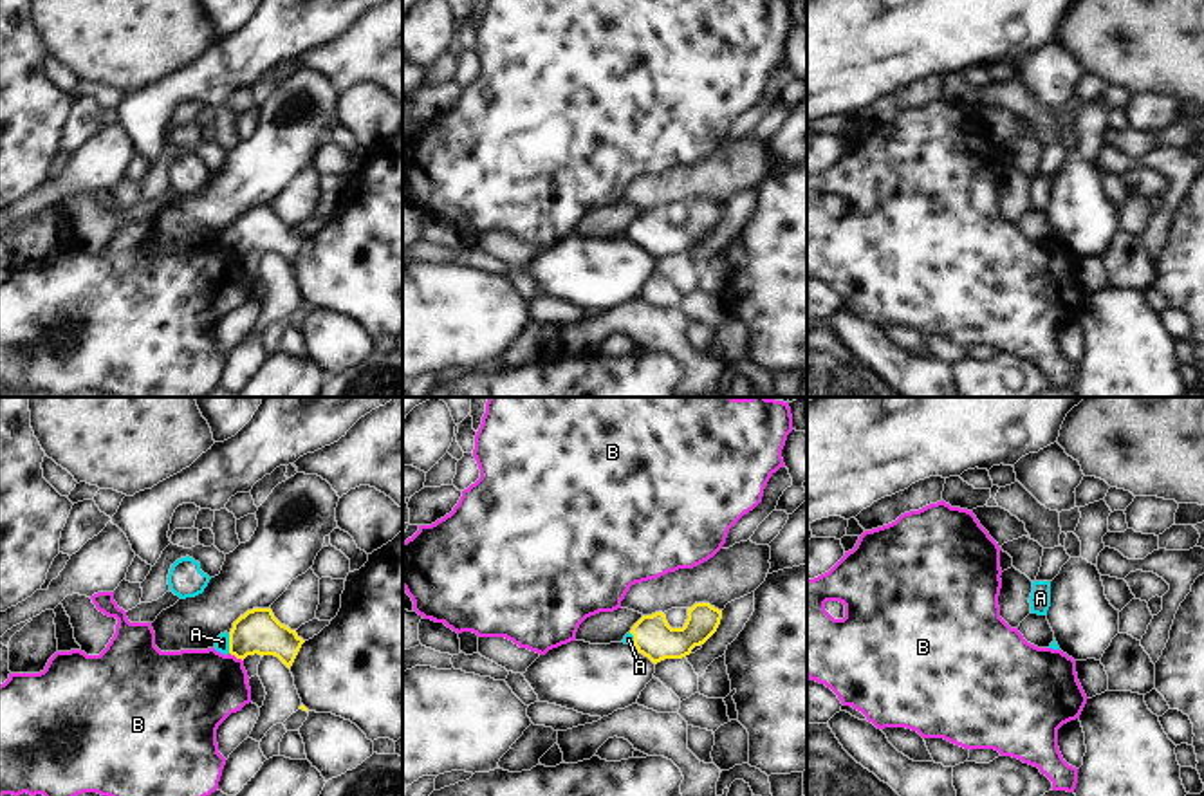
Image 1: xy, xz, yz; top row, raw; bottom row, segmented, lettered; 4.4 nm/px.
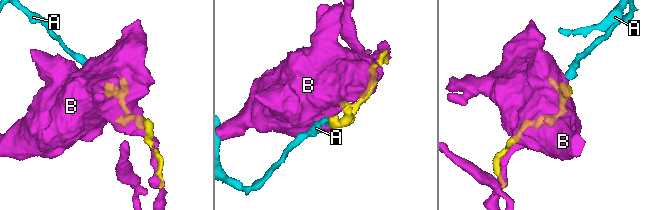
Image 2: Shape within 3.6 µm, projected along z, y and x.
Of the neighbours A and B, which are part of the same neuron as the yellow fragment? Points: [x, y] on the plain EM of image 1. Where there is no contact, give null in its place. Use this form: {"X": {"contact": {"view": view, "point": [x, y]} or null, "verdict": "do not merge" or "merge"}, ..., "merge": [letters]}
{"A": {"contact": {"view": "xy", "point": [230, 239]}, "verdict": "merge"}, "B": {"contact": {"view": "xy", "point": [237, 253]}, "verdict": "do not merge"}, "merge": ["A"]}

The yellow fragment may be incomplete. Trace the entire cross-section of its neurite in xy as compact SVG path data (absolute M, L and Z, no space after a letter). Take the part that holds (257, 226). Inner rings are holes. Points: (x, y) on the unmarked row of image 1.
M253 204L240 211L231 227L224 227L217 233L215 245L236 255L245 255L247 251L274 251L289 265L305 236L282 220L271 204Z

